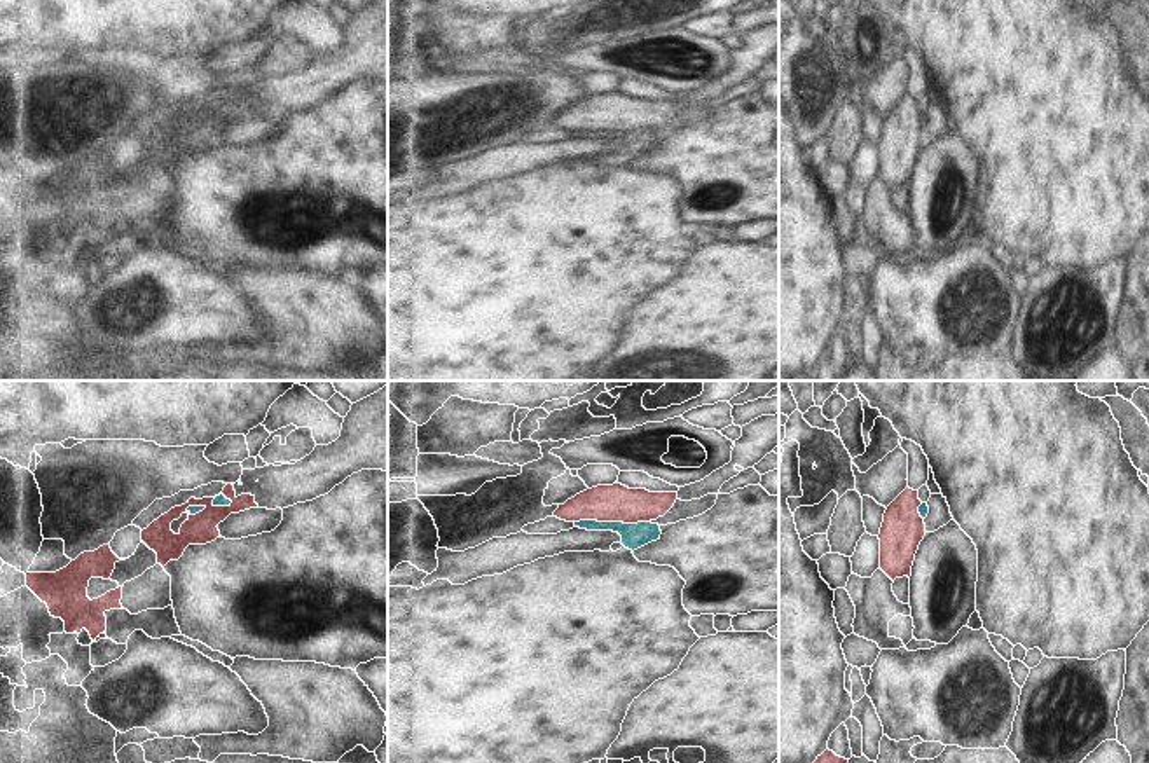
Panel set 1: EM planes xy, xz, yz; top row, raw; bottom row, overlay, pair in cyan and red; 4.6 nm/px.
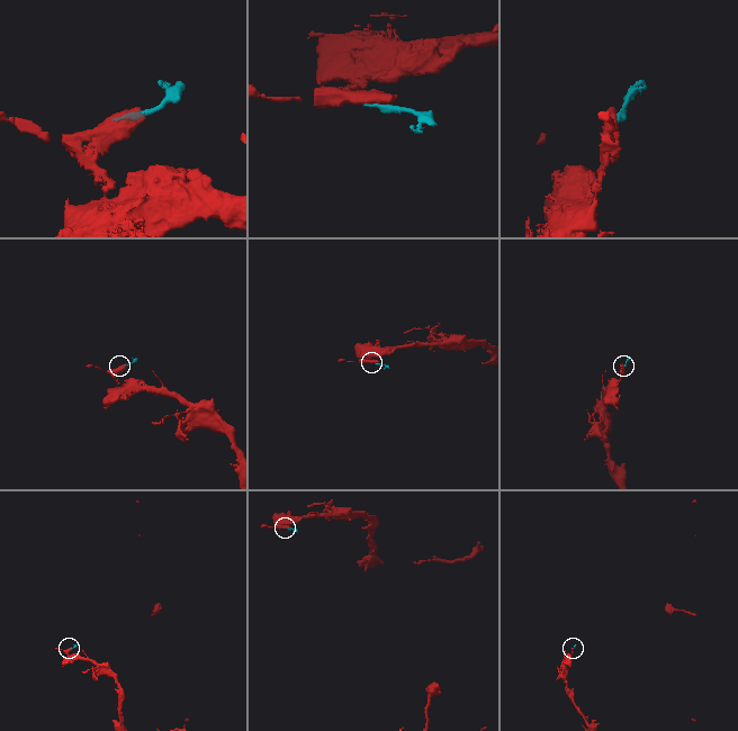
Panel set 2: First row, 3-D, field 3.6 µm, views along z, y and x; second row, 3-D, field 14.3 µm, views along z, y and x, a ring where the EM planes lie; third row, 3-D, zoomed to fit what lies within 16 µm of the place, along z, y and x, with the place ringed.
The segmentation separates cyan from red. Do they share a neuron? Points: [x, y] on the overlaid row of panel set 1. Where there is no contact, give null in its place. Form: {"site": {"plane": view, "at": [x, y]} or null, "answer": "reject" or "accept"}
{"site": {"plane": "xz", "at": [612, 522]}, "answer": "reject"}

